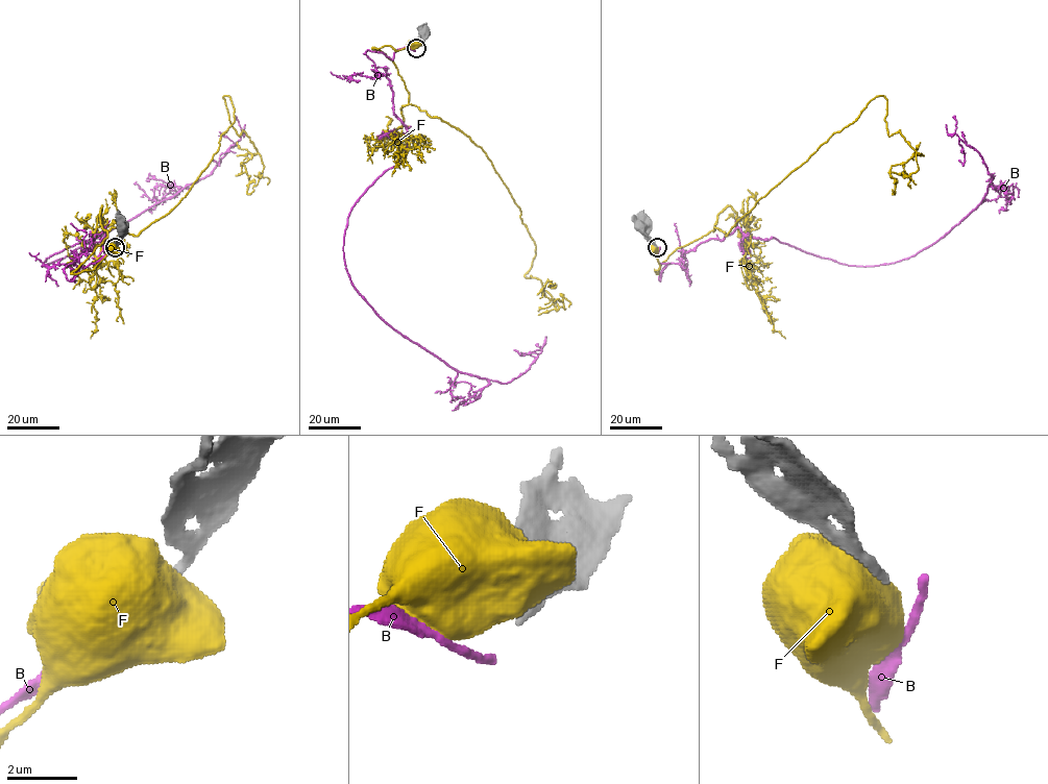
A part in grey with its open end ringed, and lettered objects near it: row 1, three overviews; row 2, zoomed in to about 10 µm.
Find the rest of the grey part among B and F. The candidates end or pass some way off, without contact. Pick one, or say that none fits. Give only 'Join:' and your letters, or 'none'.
Join: none

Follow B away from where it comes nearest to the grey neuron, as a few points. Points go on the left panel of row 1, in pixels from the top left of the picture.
B: (114, 246), (72, 280), (64, 268), (105, 227), (103, 240), (42, 265), (208, 176), (240, 140), (213, 160)

